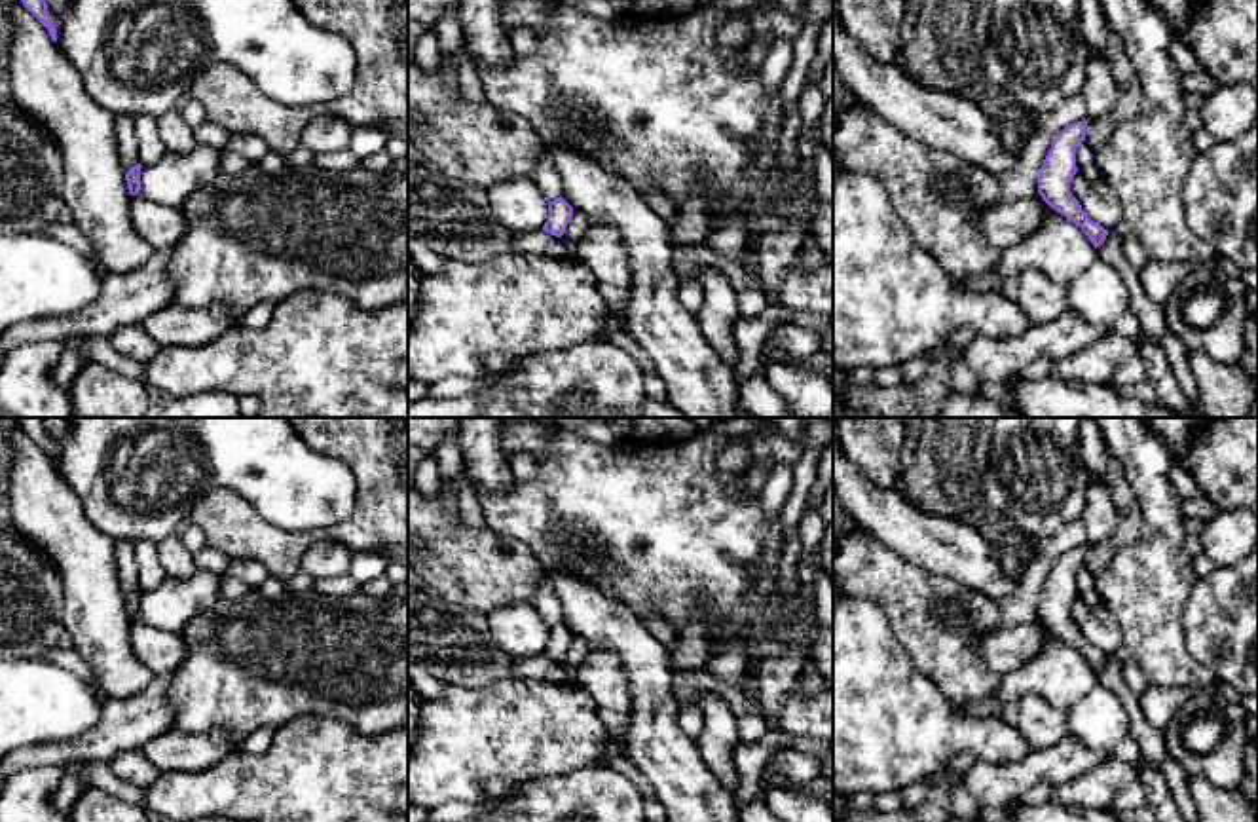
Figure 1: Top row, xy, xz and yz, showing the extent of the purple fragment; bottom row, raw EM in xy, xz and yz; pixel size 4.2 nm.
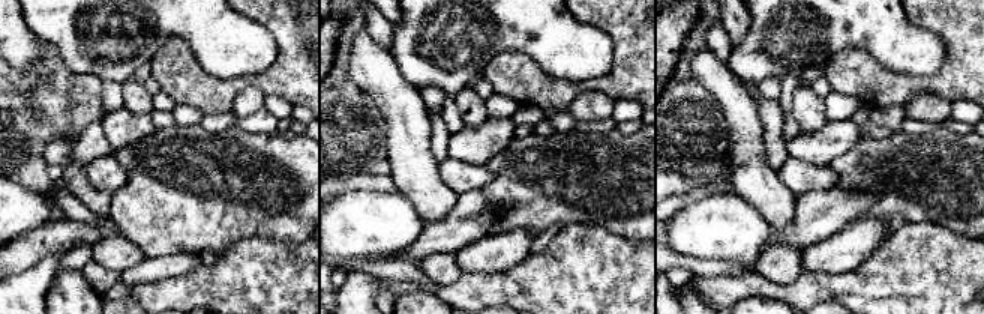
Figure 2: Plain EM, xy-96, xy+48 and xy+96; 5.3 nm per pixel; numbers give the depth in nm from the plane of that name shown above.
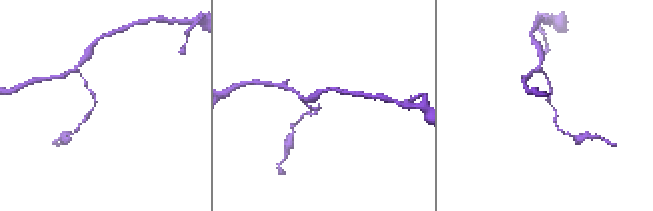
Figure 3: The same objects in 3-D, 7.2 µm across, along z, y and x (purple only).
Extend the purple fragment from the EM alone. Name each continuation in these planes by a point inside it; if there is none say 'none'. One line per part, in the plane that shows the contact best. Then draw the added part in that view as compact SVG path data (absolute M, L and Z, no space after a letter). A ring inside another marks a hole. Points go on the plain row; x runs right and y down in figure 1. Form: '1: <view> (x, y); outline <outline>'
none

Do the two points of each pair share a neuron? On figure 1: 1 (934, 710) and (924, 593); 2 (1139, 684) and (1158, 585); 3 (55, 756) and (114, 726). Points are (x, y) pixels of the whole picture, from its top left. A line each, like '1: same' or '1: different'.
1: different
2: different
3: same

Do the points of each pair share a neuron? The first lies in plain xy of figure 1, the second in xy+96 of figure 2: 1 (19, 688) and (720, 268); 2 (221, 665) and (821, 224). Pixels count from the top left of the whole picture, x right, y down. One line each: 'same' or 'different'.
1: different
2: different

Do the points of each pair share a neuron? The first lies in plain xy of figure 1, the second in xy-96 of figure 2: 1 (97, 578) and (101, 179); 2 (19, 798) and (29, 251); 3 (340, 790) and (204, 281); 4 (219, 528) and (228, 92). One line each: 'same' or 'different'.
1: different
2: different
3: same
4: same

